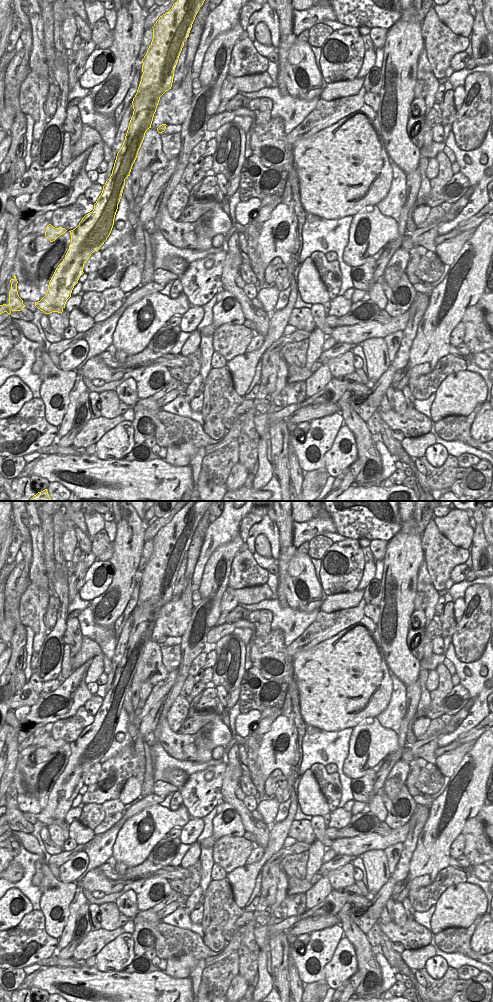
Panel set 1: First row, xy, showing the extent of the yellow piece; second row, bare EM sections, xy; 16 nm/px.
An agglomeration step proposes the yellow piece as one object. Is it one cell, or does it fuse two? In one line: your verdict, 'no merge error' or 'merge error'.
merge error

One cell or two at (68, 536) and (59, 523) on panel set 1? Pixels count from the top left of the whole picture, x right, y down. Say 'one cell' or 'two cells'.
two cells

